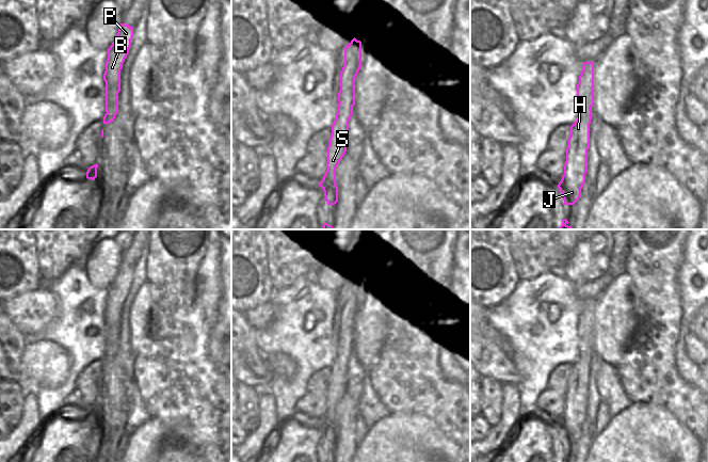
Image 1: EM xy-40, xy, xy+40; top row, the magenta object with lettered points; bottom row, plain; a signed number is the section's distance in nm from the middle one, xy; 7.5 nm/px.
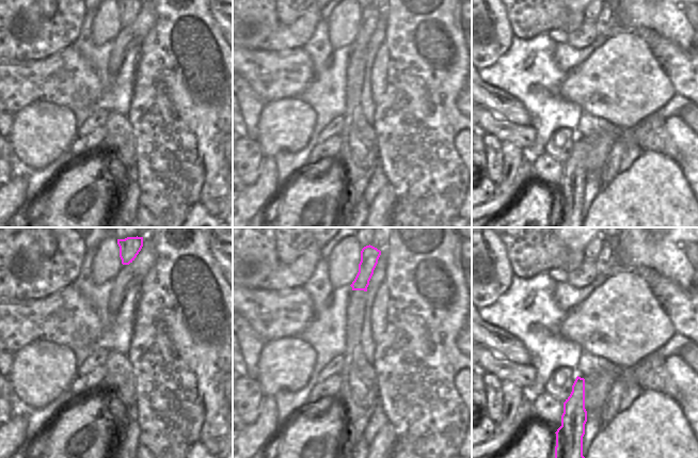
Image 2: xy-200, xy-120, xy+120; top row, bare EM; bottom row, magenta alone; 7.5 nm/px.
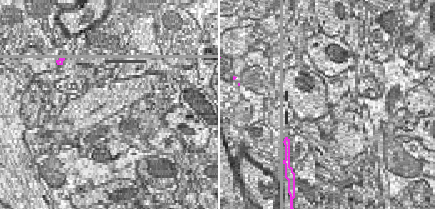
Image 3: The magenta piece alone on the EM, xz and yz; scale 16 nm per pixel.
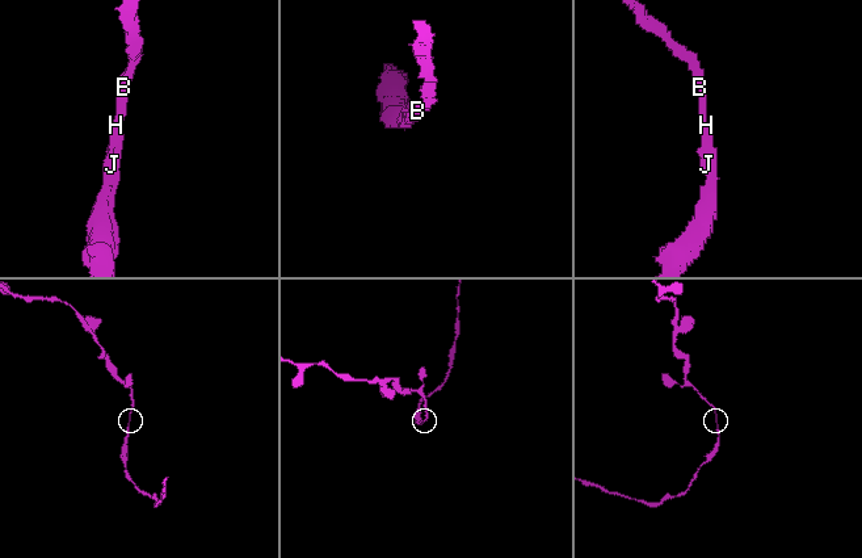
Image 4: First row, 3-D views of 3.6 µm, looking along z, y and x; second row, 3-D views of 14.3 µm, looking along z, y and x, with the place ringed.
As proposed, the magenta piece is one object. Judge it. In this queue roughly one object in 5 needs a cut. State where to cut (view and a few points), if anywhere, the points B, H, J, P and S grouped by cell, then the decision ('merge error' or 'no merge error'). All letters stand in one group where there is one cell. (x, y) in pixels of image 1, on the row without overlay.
cut xy-40 (119, 319), (112, 321), (110, 346), (106, 350); groups B P / H J S; merge error

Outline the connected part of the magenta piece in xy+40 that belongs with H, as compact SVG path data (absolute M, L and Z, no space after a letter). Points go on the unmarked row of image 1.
M579 345L579 355L570 365L564 413L558 424L564 444L574 444L579 439L585 423L592 356L592 346Z

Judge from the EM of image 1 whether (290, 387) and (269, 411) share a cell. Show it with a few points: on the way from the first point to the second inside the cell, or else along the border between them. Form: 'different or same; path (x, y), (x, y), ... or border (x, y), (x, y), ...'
different; border (269, 388), (275, 400), (275, 414), (282, 423)

